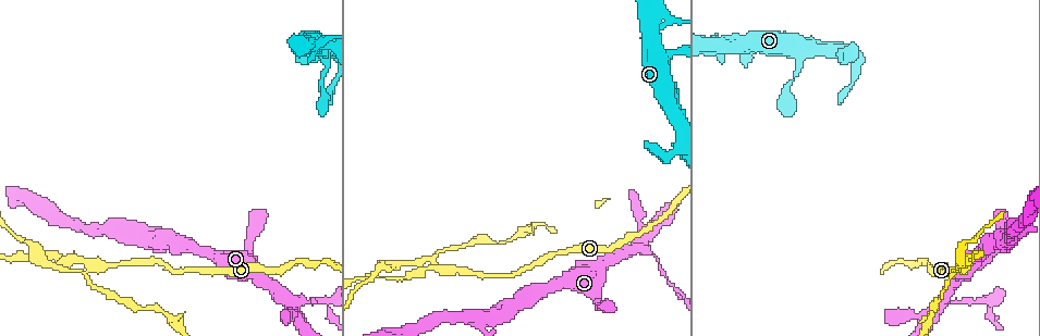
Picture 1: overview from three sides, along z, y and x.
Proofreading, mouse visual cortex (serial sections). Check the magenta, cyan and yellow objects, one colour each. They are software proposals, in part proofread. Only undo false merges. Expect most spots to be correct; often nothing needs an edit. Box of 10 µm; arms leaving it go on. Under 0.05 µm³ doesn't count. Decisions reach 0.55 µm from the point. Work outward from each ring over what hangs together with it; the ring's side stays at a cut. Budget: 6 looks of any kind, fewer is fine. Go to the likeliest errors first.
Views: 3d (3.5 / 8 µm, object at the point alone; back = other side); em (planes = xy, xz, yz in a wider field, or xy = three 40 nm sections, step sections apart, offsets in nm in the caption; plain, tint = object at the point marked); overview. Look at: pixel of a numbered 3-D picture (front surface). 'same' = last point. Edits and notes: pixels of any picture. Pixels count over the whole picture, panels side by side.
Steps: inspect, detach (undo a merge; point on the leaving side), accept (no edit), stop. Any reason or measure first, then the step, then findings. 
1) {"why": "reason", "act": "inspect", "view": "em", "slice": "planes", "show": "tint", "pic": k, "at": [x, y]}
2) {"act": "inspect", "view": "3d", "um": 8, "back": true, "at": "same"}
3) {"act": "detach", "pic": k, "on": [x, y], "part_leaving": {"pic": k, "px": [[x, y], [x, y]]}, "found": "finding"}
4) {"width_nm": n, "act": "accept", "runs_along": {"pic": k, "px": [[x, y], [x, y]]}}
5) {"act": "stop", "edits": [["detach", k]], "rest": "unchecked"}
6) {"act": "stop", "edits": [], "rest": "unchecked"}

{"why": "thin neck", "act": "inspect", "view": "3d", "um": 3.5, "pic": 1, "at": [438, 264]}

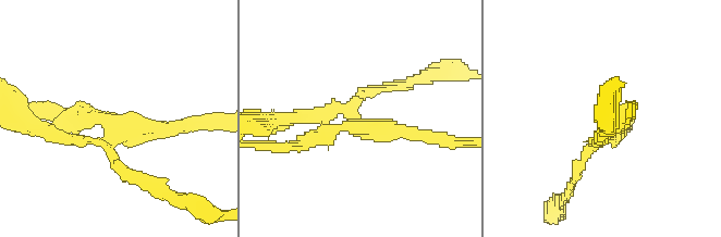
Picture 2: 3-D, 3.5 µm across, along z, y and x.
{"why": "shape alone is not enough", "act": "inspect", "view": "em", "slice": "xy", "step": 5, "show": "tint", "pic": 2, "at": [611, 141]}

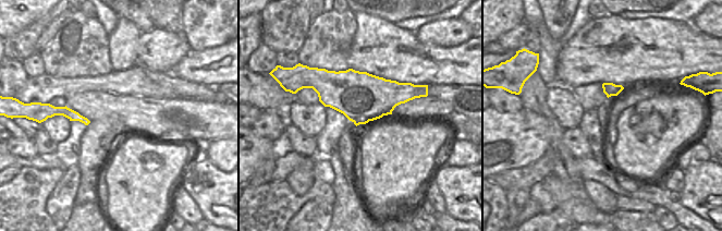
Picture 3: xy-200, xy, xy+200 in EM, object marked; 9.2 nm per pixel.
{"why": "cut it another way", "act": "inspect", "view": "em", "slice": "xy", "step": 1, "show": "tint", "at": "same"}

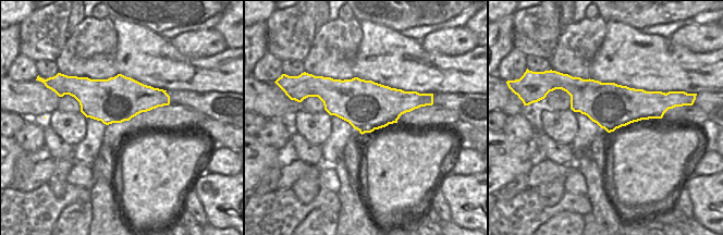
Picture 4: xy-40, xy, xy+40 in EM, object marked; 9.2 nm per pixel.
{"arm_widths_nm": [150, 200, 200, 250], "act": "detach", "pic": 2, "on": [310, 113], "found": "two cells meet here"}

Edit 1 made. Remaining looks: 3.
{"why": "redraw", "act": "inspect", "view": "overview"}

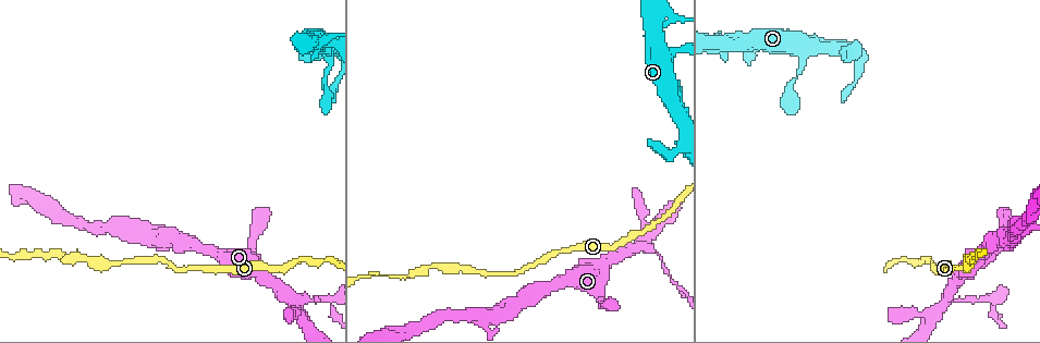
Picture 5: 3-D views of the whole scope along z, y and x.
{"why": "abrupt turn", "act": "inspect", "view": "3d", "um": 3.5, "pic": 5, "at": [853, 48]}

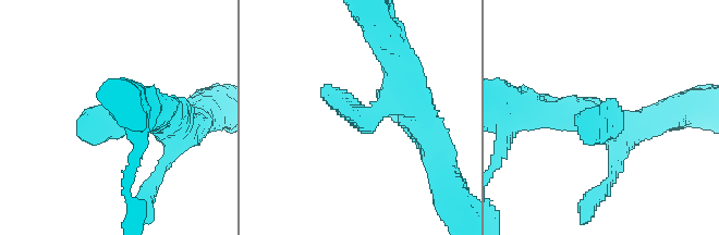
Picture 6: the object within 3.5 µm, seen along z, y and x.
{"act": "inspect", "view": "em", "slice": "xy", "step": 3, "show": "tint", "pic": 6, "at": [373, 115]}

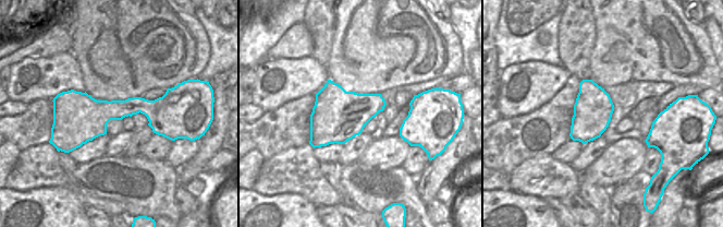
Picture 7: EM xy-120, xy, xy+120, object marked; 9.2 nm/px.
{"act": "accept", "runs_along": {"pic": 6, "px": [[392, 60], [405, 94], [376, 116], [323, 88]]}, "found": "all the same cell"}

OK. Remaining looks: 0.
{"act": "stop", "edits": [["detach", 2]], "rest": "unchecked"}

